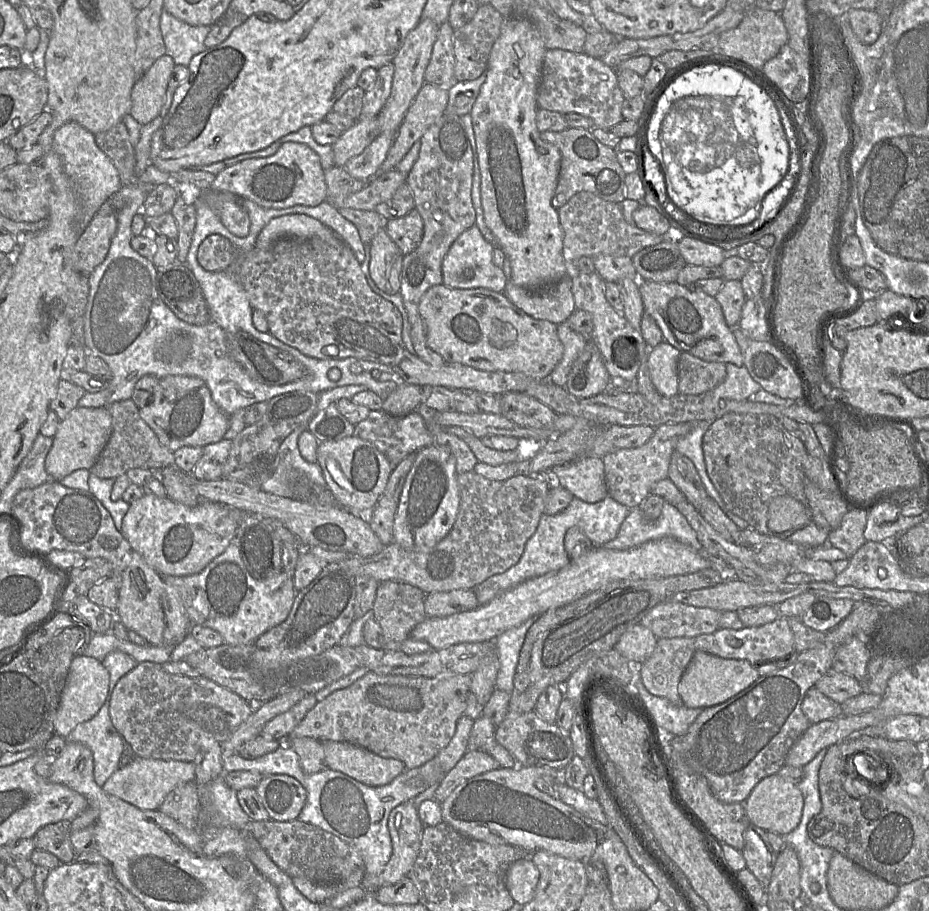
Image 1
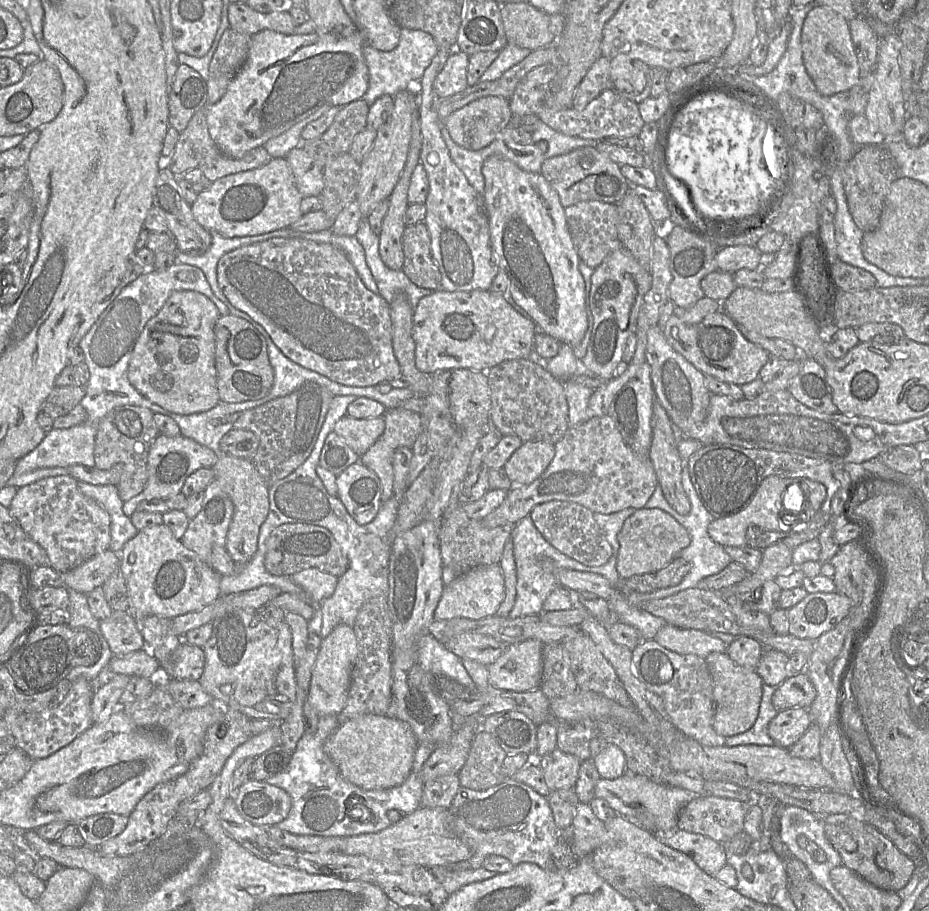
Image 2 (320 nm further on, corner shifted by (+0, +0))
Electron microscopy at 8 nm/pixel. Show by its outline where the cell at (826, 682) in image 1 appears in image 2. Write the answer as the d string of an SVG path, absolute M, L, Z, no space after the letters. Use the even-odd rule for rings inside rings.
M802 671L790 675L776 687L772 696L772 704L778 711L794 707L809 708L815 697L816 689L807 673Z

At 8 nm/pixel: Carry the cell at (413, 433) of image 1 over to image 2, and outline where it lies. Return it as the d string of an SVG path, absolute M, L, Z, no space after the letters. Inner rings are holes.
M400 406L386 409L383 420L385 429L382 435L359 457L359 461L378 476L381 483L381 501L385 502L394 494L393 454L399 447L413 448L423 423L421 414Z

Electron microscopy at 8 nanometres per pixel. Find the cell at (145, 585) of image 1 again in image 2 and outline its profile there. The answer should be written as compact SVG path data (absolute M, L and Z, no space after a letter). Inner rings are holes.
M109 549L65 572L63 586L88 595L120 568L120 555Z

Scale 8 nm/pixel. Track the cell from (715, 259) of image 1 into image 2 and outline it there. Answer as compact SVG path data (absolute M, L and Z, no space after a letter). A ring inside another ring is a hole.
M737 245L719 248L715 259L719 271L734 273L740 269L760 269L761 255L756 246Z

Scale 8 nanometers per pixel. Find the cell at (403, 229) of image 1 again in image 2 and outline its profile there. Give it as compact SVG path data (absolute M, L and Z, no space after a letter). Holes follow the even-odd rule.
M424 221L405 227L402 248L405 275L420 288L440 289L441 274L432 258L430 236Z

